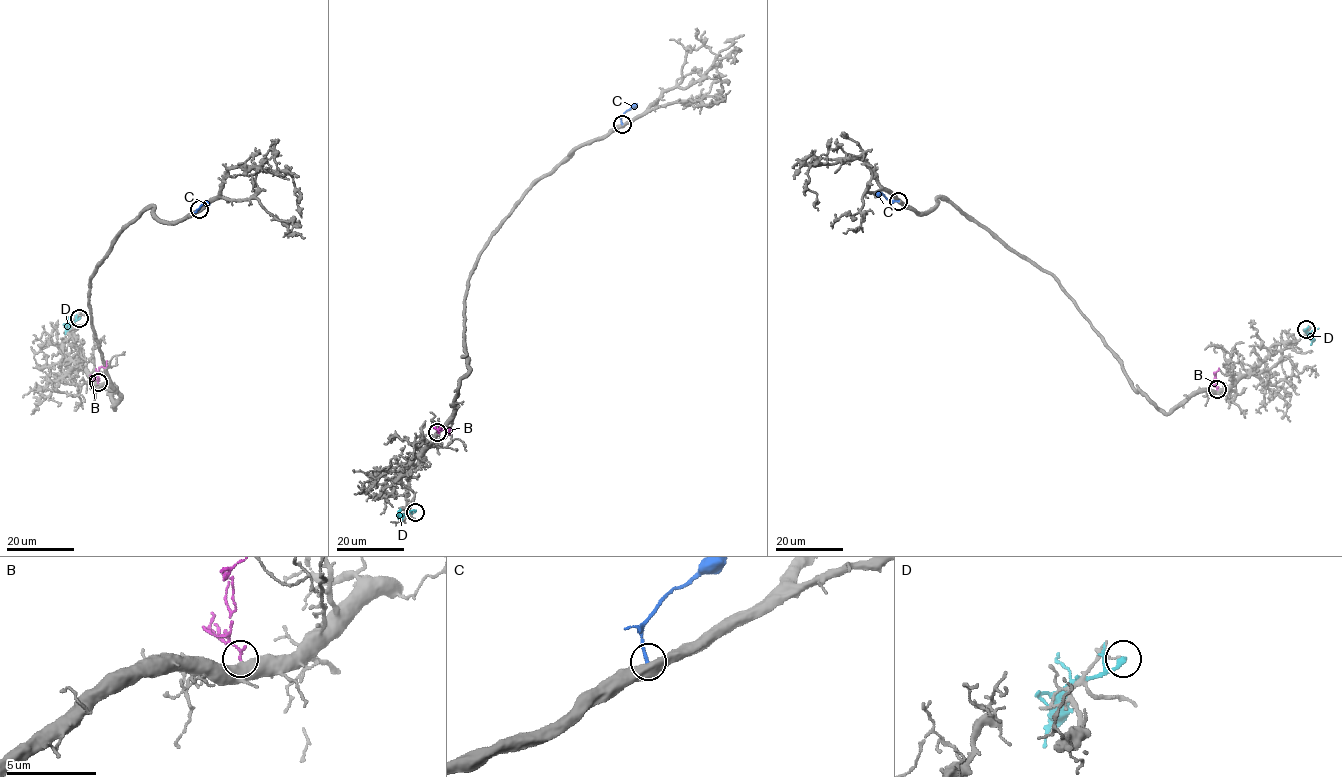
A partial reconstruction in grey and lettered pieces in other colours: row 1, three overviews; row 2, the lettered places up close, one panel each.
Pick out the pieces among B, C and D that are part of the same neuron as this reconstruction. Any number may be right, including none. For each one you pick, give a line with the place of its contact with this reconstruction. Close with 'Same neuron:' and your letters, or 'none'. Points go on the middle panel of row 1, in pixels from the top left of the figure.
B: meets grey at (437, 432)
Same neuron: B

